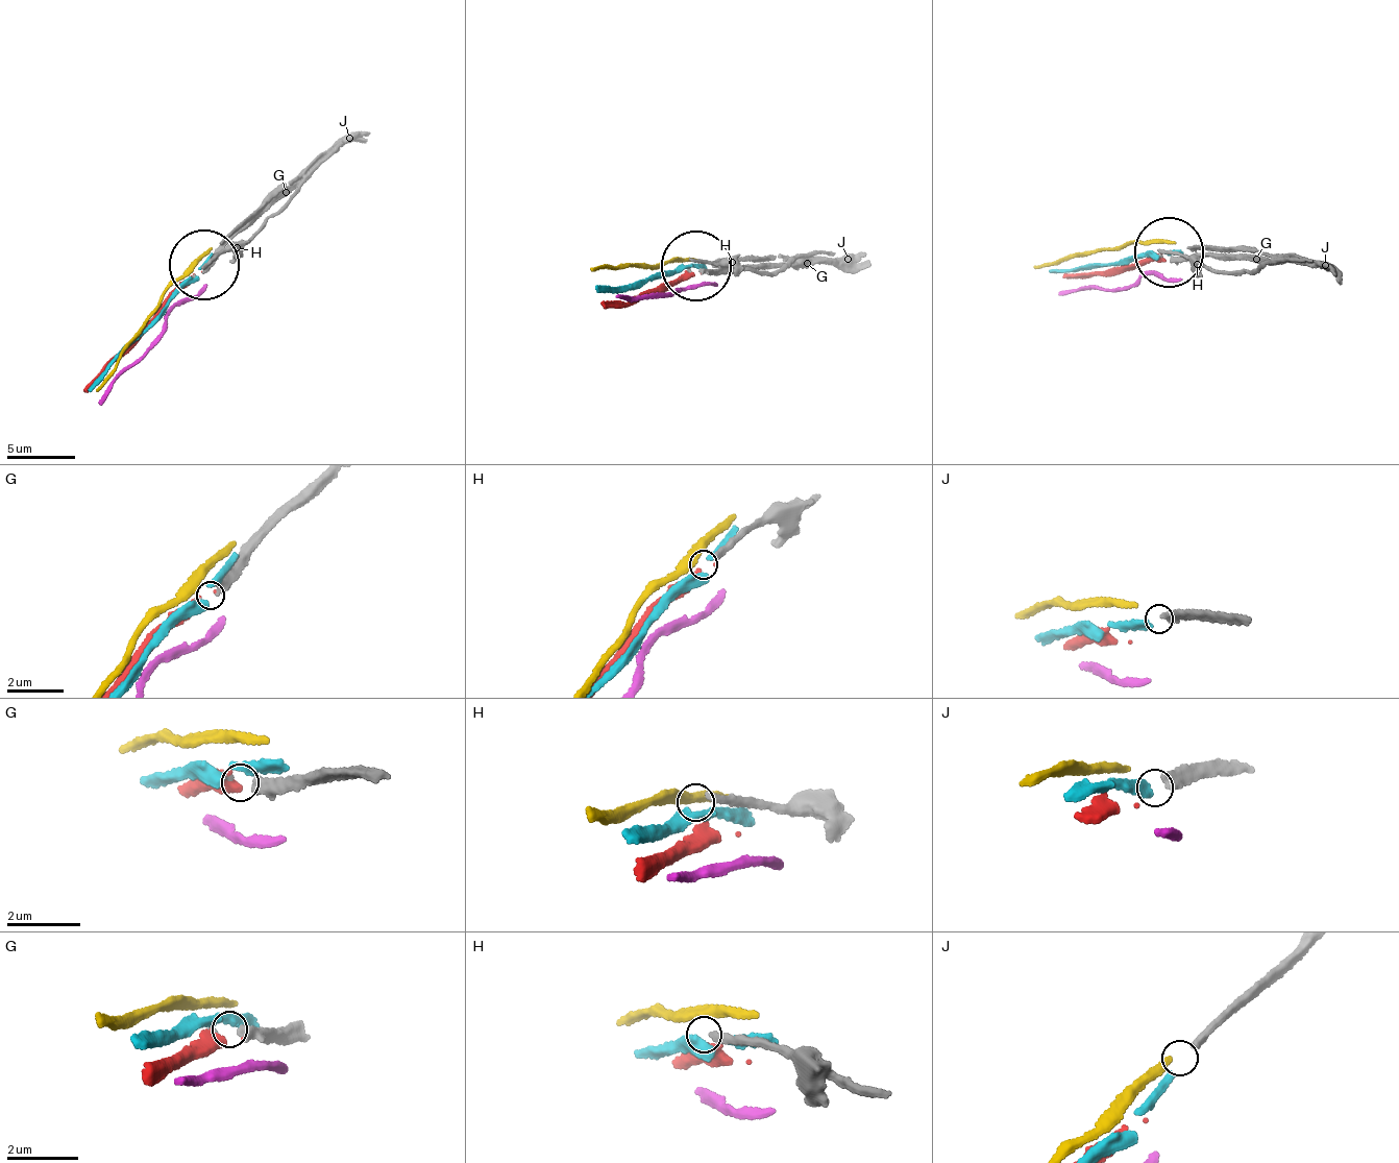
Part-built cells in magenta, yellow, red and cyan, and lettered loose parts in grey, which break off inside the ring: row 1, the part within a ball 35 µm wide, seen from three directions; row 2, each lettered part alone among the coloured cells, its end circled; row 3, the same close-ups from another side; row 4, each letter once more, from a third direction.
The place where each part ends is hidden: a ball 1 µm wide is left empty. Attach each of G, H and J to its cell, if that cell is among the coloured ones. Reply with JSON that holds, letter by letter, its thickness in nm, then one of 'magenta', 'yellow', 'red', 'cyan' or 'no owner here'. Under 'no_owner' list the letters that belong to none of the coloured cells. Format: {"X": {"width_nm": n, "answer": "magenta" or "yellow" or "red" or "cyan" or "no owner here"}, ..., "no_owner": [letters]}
{"G": {"width_nm": 320, "answer": "red"}, "H": {"width_nm": 200, "answer": "no owner here"}, "J": {"width_nm": 240, "answer": "cyan"}, "no_owner": ["H"]}

